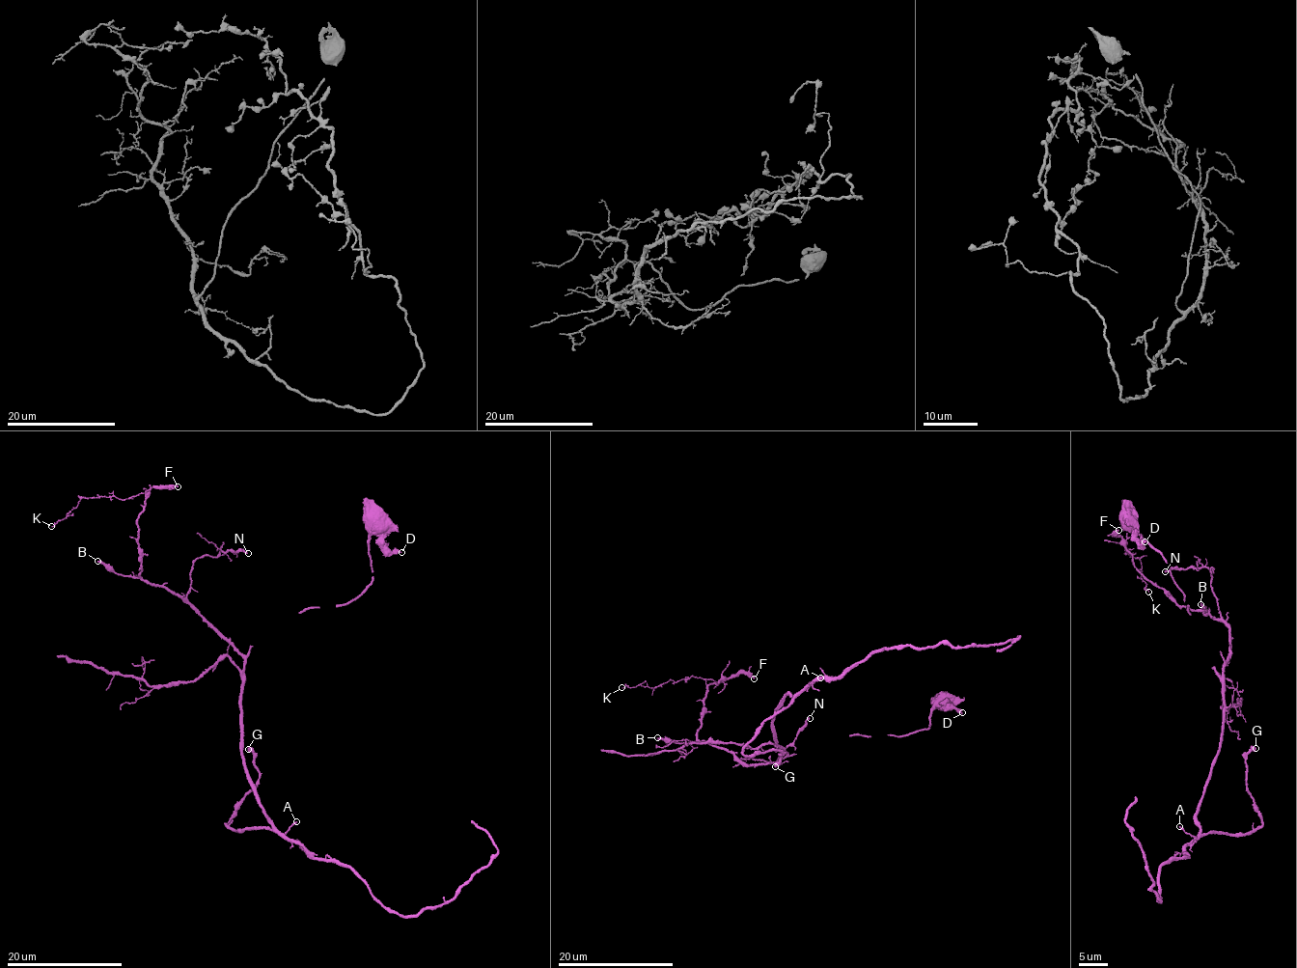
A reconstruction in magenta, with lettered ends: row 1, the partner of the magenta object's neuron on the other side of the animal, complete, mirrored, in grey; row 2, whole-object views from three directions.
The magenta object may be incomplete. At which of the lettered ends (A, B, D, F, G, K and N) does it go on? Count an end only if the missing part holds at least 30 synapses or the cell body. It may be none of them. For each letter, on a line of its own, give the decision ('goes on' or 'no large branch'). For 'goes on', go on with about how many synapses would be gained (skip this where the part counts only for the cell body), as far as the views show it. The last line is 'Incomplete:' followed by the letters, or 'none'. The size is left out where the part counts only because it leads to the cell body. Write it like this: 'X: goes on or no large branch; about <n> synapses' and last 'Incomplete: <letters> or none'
A: no large branch
B: no large branch
D: no large branch
F: no large branch
G: no large branch
K: no large branch
N: no large branch
Incomplete: none

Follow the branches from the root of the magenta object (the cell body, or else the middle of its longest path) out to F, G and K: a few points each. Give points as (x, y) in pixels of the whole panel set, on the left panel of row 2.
F: (375, 523), (372, 578), (357, 596), (303, 608), (242, 654), (179, 594), (139, 573), (146, 494), (178, 486)
G: (375, 523), (357, 596), (303, 608), (246, 655), (239, 750), (269, 830), (226, 824), (259, 778), (248, 749)
K: (375, 523), (372, 578), (357, 596), (303, 608), (242, 654), (140, 576), (143, 493), (82, 497), (51, 526)

